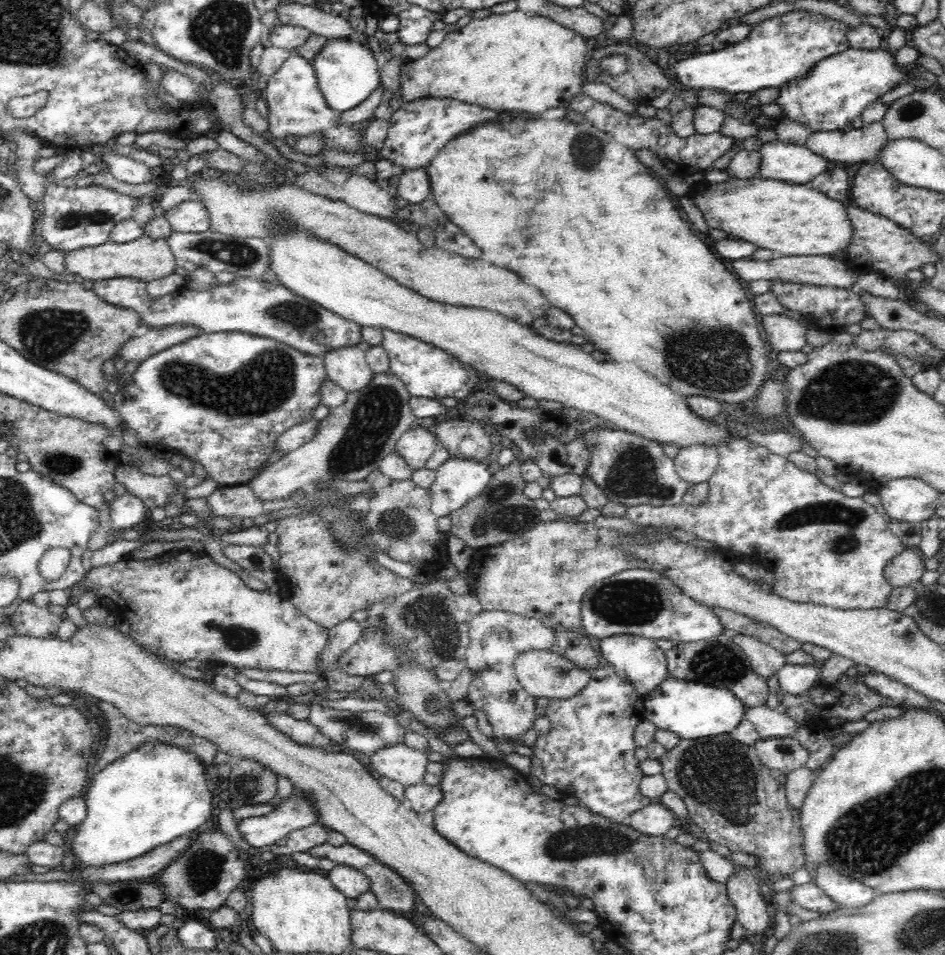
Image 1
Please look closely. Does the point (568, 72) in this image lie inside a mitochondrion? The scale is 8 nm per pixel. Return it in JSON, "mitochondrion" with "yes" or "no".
{"mitochondrion":"no"}

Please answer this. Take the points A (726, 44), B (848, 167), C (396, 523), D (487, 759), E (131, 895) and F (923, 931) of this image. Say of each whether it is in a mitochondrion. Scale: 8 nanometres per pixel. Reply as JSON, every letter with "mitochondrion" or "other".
{"A":"other","B":"other","C":"mitochondrion","D":"other","E":"mitochondrion","F":"mitochondrion"}

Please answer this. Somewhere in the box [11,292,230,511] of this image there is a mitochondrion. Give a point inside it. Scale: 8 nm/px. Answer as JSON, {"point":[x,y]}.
{"point":[48,334]}

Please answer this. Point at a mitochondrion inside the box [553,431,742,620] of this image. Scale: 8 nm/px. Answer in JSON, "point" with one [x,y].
{"point":[636,475]}

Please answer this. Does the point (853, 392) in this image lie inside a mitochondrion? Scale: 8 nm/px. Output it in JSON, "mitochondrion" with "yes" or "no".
{"mitochondrion":"yes"}

